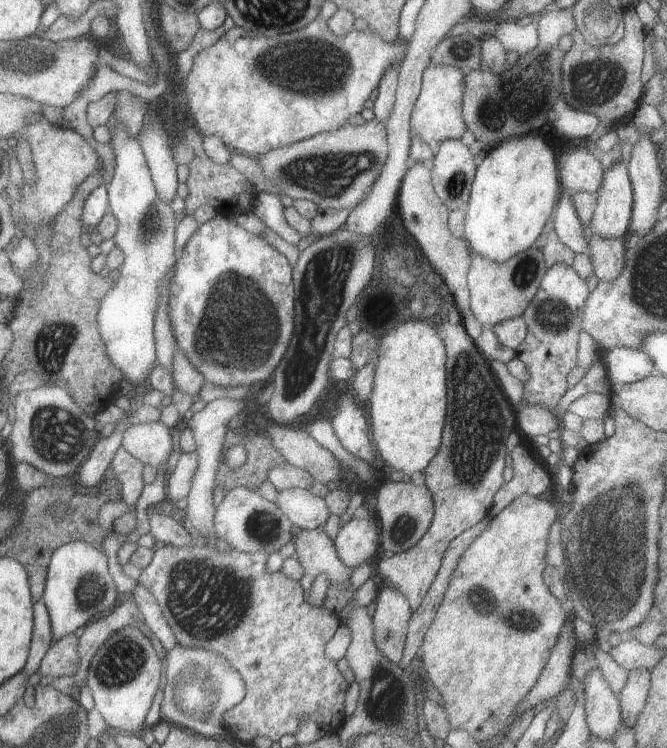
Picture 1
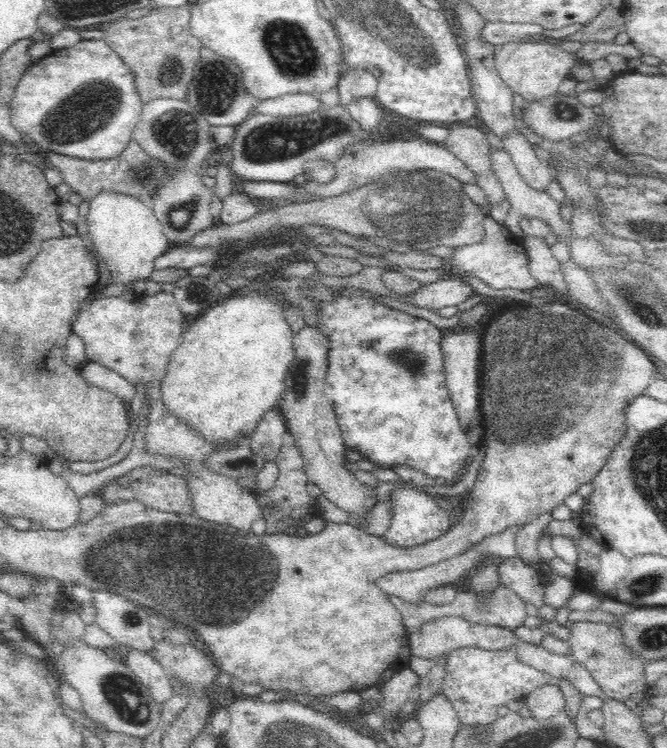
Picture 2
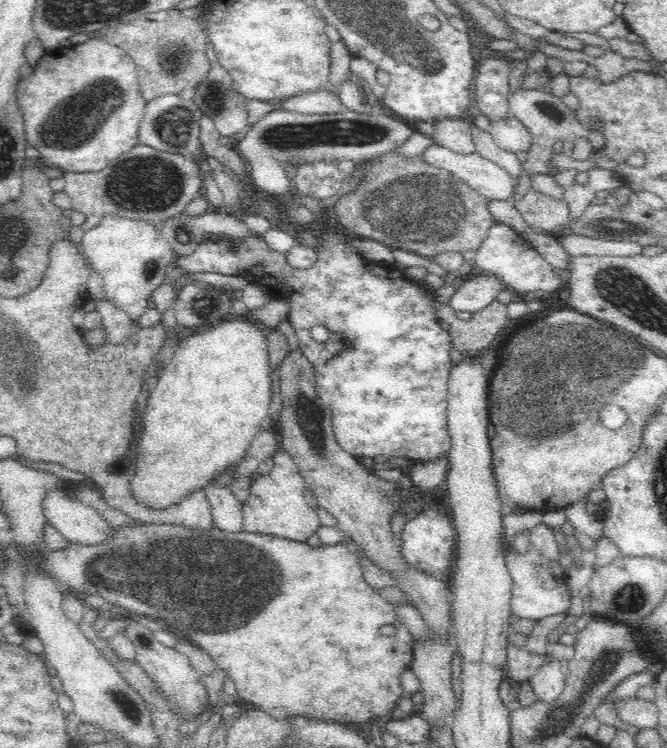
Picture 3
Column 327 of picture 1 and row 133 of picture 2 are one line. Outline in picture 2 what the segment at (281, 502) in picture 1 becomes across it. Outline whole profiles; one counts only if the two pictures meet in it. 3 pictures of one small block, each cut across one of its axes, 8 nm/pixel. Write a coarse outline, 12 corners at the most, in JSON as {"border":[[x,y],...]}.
{"border":[[514,130],[504,140],[524,184],[548,194],[554,182],[528,140]]}

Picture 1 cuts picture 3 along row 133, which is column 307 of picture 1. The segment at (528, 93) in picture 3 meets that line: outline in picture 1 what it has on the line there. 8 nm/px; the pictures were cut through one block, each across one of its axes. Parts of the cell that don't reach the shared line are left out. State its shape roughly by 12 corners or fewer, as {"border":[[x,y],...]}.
{"border":[[291,526],[305,596],[323,576],[353,602],[355,572],[339,560],[323,526]]}

